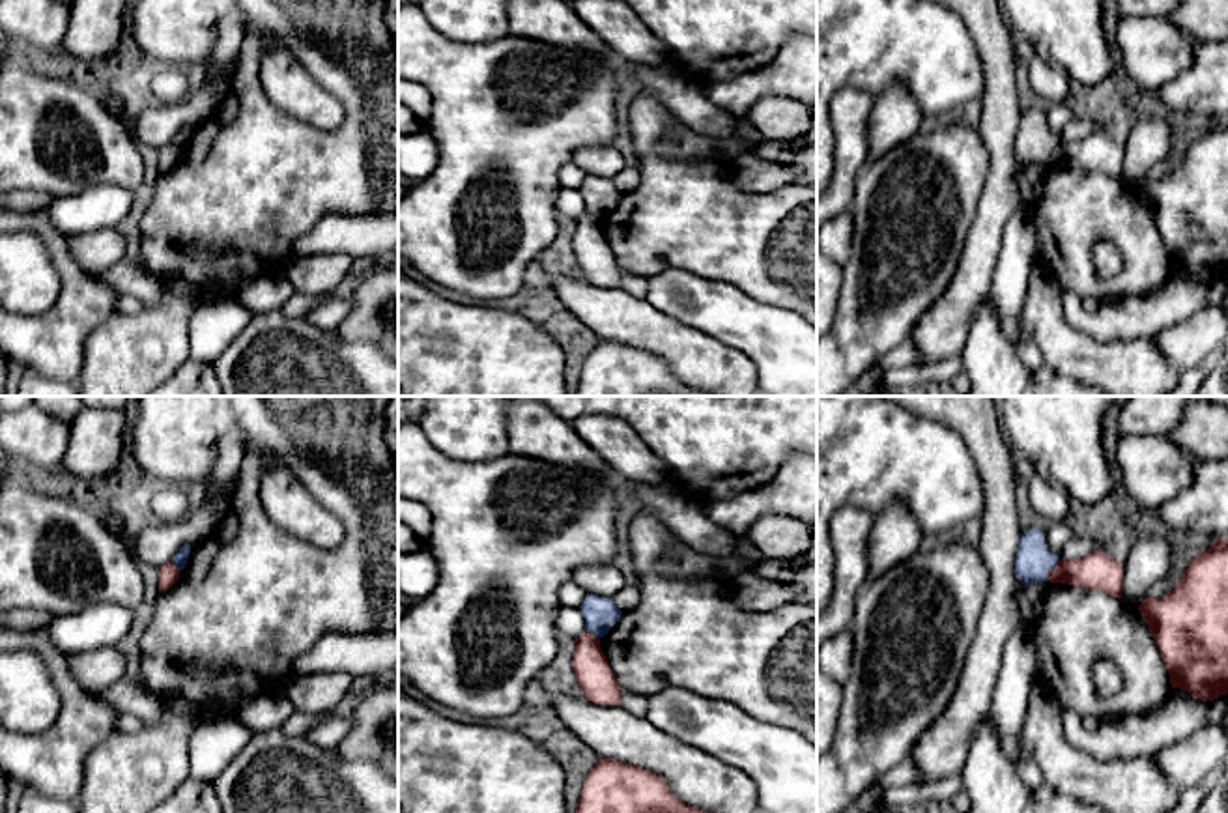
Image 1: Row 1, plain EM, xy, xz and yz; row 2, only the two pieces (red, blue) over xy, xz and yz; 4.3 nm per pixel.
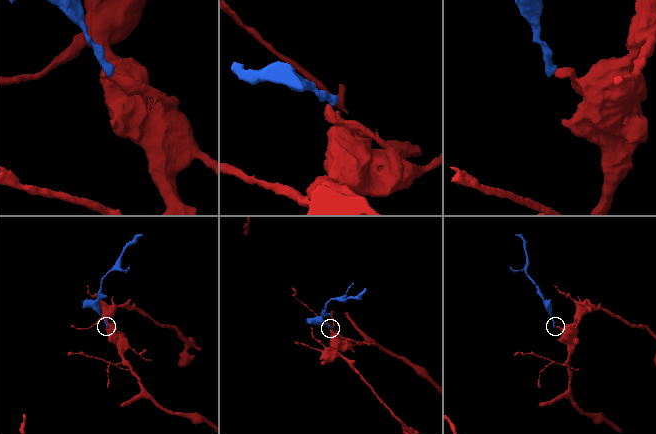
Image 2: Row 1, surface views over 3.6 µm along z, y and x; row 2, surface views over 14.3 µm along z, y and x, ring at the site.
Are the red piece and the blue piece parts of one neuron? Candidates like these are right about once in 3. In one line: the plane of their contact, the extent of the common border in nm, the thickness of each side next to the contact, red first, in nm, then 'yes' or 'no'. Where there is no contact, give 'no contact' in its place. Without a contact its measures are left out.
contact in yz; length 110 nm; calibres 160 and 160 nm; no

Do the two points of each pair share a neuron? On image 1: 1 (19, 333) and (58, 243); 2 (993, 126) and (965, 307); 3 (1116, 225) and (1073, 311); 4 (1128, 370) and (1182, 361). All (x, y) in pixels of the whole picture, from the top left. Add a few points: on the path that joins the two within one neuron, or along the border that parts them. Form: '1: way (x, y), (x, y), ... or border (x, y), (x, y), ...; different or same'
1: way (45, 326), (68, 303), (68, 270); same
2: way (1000, 171), (1000, 200), (993, 210), (978, 262); same
3: border (1062, 288), (1081, 299); different
4: border (1146, 339), (1180, 372); different

